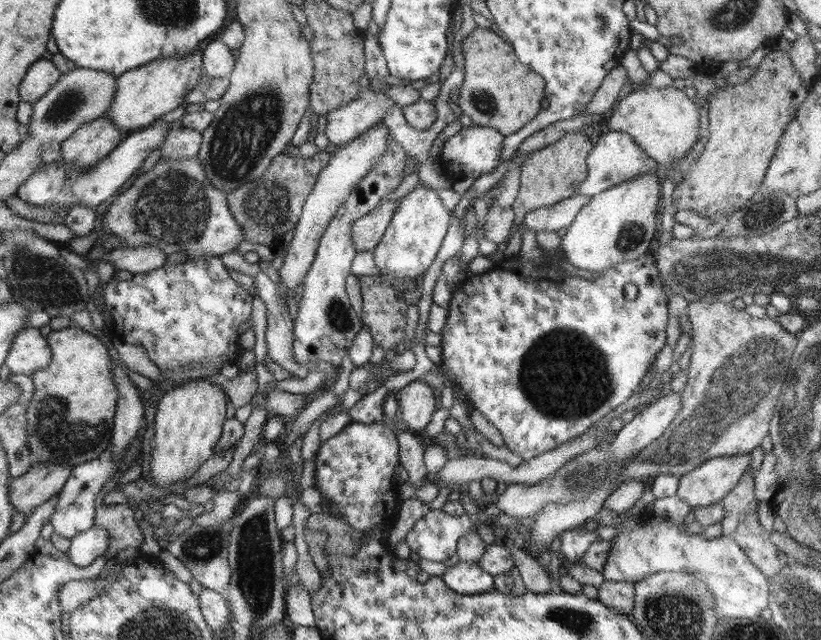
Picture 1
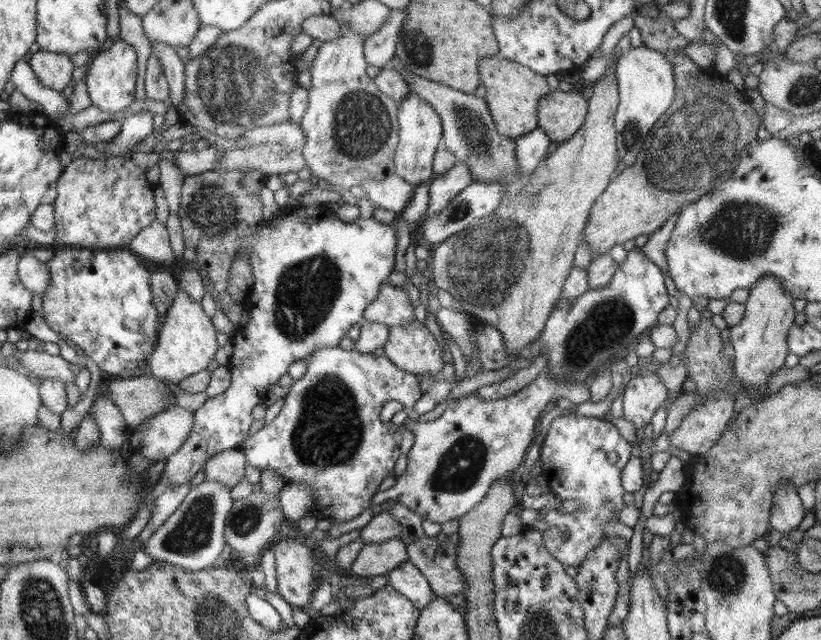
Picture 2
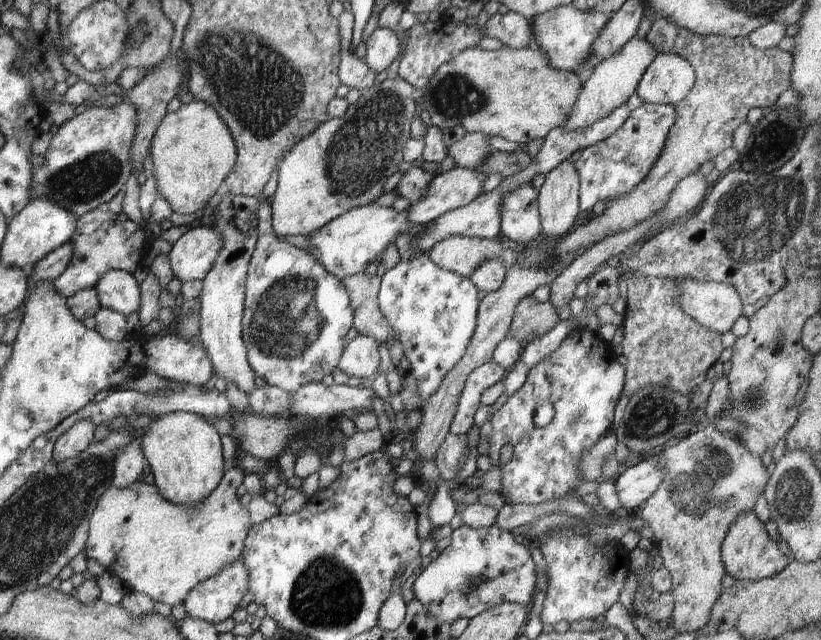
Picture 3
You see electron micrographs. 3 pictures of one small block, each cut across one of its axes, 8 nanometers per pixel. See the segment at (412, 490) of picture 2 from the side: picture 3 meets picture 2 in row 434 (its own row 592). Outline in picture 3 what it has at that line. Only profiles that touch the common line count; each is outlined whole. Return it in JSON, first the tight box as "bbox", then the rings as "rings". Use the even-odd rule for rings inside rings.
{"bbox":[409,525,538,623],"rings":[[[463,525],[450,538],[450,546],[409,583],[414,598],[426,606],[428,614],[452,623],[464,618],[471,620],[506,602],[527,608],[538,605],[536,564],[528,542],[518,544],[511,532],[496,525],[482,529]]]}

